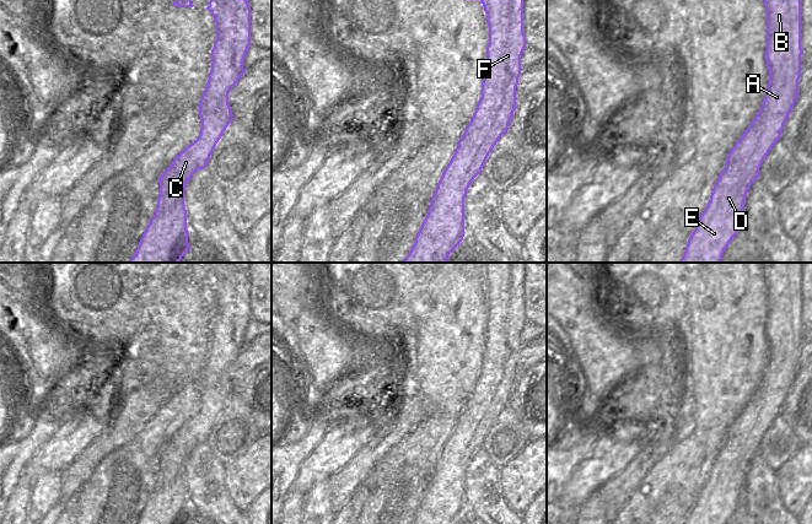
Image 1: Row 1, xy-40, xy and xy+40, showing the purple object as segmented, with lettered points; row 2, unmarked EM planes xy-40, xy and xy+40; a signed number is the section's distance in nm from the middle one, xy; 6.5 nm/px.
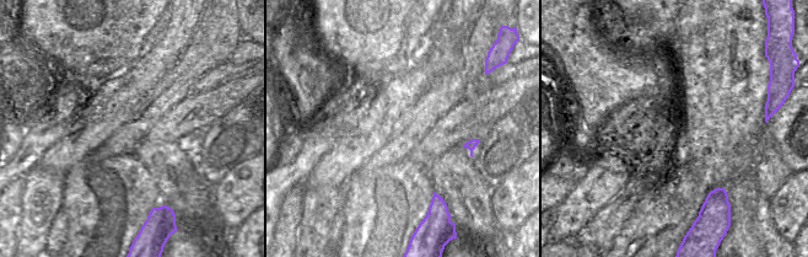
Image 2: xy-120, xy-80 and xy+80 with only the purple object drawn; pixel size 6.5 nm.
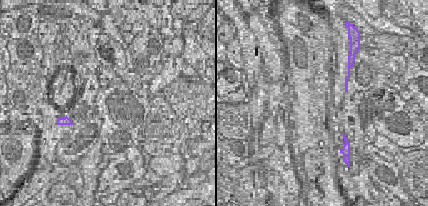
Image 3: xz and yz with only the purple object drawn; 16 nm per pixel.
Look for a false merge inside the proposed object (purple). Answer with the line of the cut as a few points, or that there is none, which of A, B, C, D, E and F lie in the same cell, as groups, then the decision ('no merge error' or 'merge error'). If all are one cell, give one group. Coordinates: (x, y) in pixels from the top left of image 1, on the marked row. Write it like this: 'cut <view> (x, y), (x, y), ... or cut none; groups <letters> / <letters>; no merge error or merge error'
cut none; groups A B C D E F; no merge error

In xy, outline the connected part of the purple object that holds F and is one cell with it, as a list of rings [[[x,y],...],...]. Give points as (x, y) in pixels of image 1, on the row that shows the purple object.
[[[480,0],[489,26],[486,70],[477,109],[457,142],[457,148],[445,168],[431,196],[427,215],[415,242],[403,263],[446,263],[464,237],[464,198],[474,178],[499,141],[509,130],[516,107],[516,87],[521,75],[521,55],[526,48],[523,33],[523,0]]]

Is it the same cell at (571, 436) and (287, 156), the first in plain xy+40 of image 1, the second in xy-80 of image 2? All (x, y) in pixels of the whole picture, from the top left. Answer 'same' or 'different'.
same

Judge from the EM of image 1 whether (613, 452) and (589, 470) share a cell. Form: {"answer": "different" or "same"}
{"answer": "same"}

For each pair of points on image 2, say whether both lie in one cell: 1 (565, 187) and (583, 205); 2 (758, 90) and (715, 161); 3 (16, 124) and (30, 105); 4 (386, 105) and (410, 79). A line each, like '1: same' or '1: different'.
1: different
2: same
3: different
4: same

